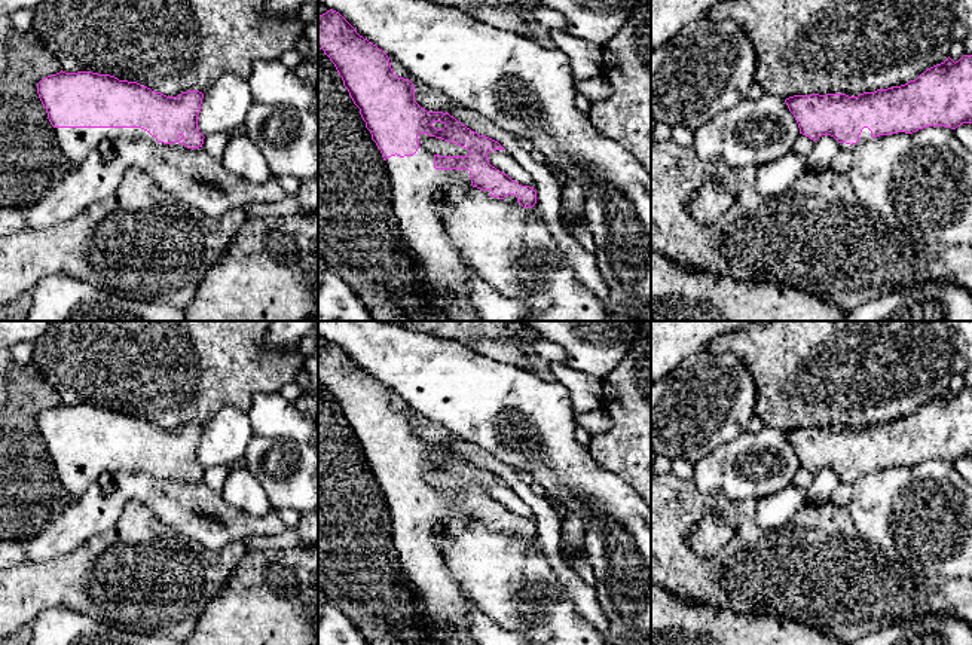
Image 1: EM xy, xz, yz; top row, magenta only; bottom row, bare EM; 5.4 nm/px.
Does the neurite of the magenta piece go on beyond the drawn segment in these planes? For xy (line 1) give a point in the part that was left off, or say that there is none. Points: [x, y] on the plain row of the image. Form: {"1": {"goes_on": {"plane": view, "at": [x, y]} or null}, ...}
{"1": {"goes_on": {"plane": "xy", "at": [76, 476]}}}

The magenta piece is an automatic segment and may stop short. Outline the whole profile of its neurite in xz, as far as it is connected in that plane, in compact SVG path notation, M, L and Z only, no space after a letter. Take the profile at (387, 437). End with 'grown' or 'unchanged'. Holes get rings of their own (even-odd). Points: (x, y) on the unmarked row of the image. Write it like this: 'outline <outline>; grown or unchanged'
outline M333 342L318 348L318 380L334 397L382 486L400 568L430 624L444 645L477 645L467 620L476 608L444 560L446 529L453 520L473 519L532 541L537 525L489 496L489 484L504 483L498 474L479 468L449 446L422 441L415 434L413 416L394 407L388 388ZM432 470L461 479L470 487L434 487L427 482Z; grown

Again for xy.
outline M59 404L37 416L39 431L46 441L58 477L76 496L94 483L108 482L119 473L146 471L162 479L199 482L204 468L198 462L198 447L204 427L199 424L166 430L137 415L119 413L92 404Z; grown

